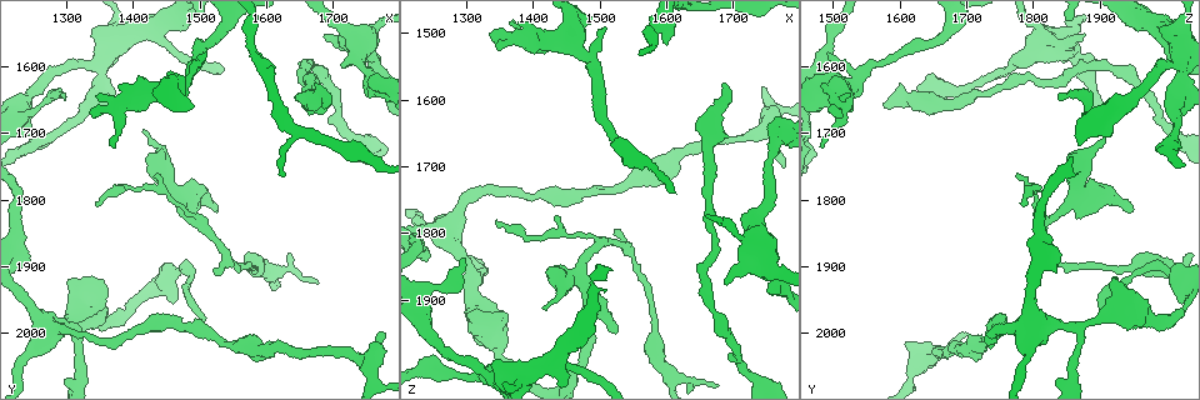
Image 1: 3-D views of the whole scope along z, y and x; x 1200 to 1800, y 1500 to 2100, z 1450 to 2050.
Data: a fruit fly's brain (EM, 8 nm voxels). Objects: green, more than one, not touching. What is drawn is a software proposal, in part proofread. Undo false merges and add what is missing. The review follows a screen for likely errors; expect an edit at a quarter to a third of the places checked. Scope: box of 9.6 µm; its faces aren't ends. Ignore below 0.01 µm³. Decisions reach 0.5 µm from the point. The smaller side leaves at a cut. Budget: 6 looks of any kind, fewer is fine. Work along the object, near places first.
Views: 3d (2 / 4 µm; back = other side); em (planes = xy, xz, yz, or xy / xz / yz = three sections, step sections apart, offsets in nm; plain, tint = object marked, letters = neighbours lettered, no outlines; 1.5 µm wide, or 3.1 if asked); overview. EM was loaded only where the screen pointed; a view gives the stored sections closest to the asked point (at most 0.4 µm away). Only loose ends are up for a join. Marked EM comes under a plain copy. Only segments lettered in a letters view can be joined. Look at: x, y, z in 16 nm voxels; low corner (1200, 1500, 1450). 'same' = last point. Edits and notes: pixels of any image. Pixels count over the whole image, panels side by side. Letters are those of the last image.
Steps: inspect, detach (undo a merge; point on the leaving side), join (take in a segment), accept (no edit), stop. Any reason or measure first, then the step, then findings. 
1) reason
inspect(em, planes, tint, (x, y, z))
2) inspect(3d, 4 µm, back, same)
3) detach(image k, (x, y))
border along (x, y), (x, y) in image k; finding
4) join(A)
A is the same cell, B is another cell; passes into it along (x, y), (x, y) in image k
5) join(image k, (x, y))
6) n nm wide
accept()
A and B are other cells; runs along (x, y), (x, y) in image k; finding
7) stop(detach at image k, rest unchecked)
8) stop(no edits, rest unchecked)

inspect(em, planes, letters, (1770, 1540, 1865))

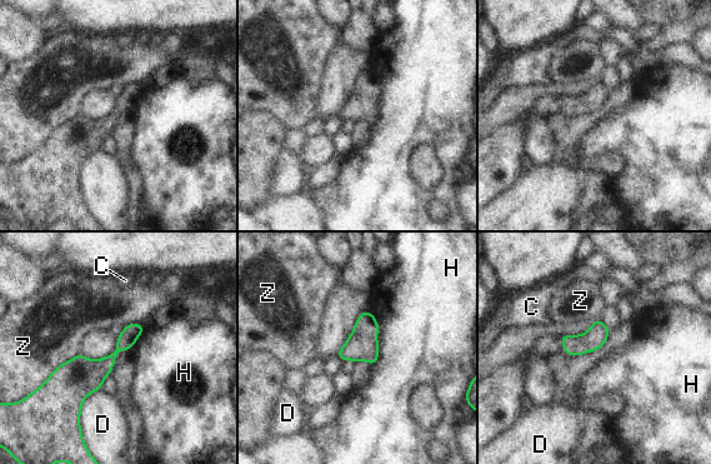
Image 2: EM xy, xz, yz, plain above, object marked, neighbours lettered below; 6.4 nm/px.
accept()
C, D, H and Z are other cells; border along (367, 310), (377, 324), (371, 365) in image 2; one neuron here

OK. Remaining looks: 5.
tapers out
inspect(em, yz, step 8, letters, (1520, 1915, 1800))

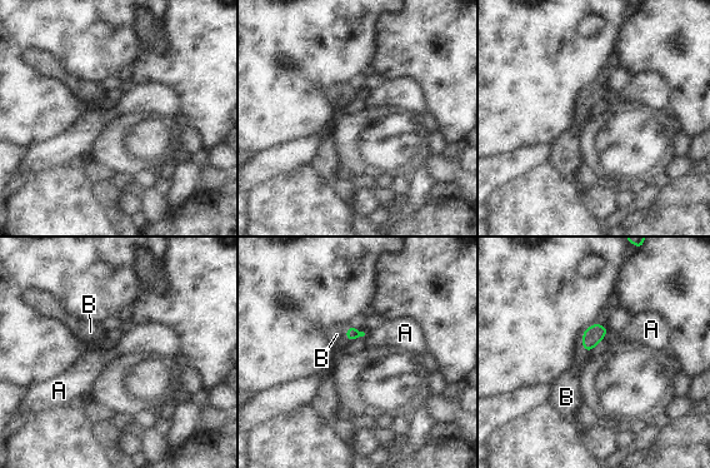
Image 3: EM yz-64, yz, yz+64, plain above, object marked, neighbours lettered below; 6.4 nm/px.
inspect(em, planes, letters, same)

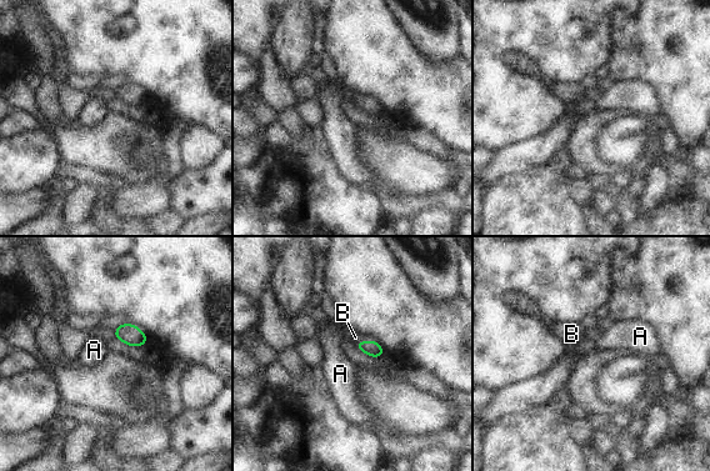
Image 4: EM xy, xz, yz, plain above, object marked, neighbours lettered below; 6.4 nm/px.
B touches over 140 nm
join(B)
B is the same cell, A is another cell; passes into it along (373, 349), (365, 341), (355, 337) in image 4; it goes on there

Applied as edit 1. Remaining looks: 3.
inspect(em, planes, letters, (1340, 1540, 1990))

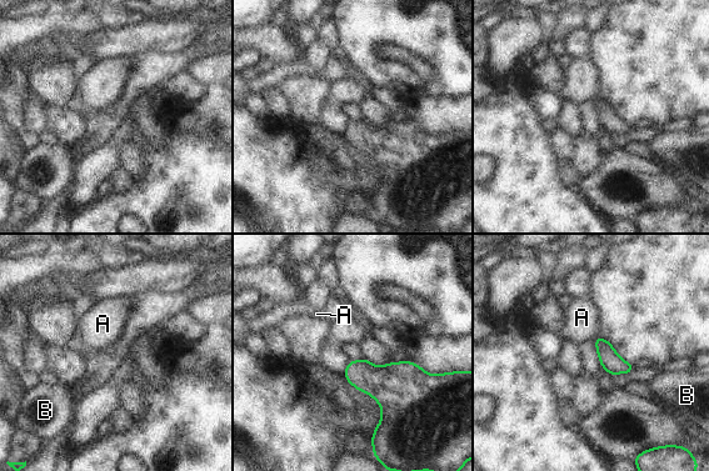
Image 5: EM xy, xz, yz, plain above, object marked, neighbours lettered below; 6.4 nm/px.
accept()
A and B are other cells; no lettered segment goes on from it

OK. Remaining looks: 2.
stop(join at image 4, rest unchecked)

